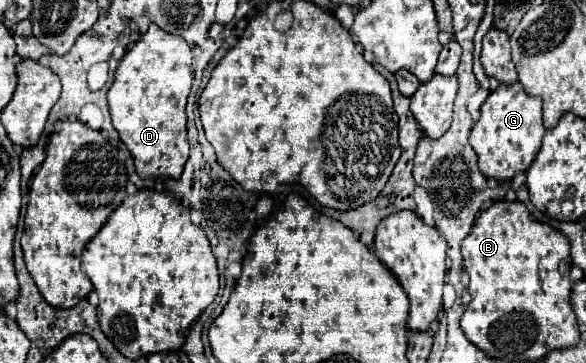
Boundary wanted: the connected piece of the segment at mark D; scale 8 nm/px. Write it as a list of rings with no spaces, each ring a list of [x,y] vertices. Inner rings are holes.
[[[151,28],[139,40],[135,46],[131,46],[125,54],[125,58],[119,62],[119,68],[115,72],[115,82],[109,88],[109,110],[113,118],[113,126],[119,132],[121,142],[127,146],[135,160],[137,174],[141,178],[179,178],[183,172],[183,166],[189,158],[189,142],[187,142],[187,116],[185,116],[185,104],[191,90],[193,74],[191,74],[191,46],[175,34],[167,34],[161,28]]]

